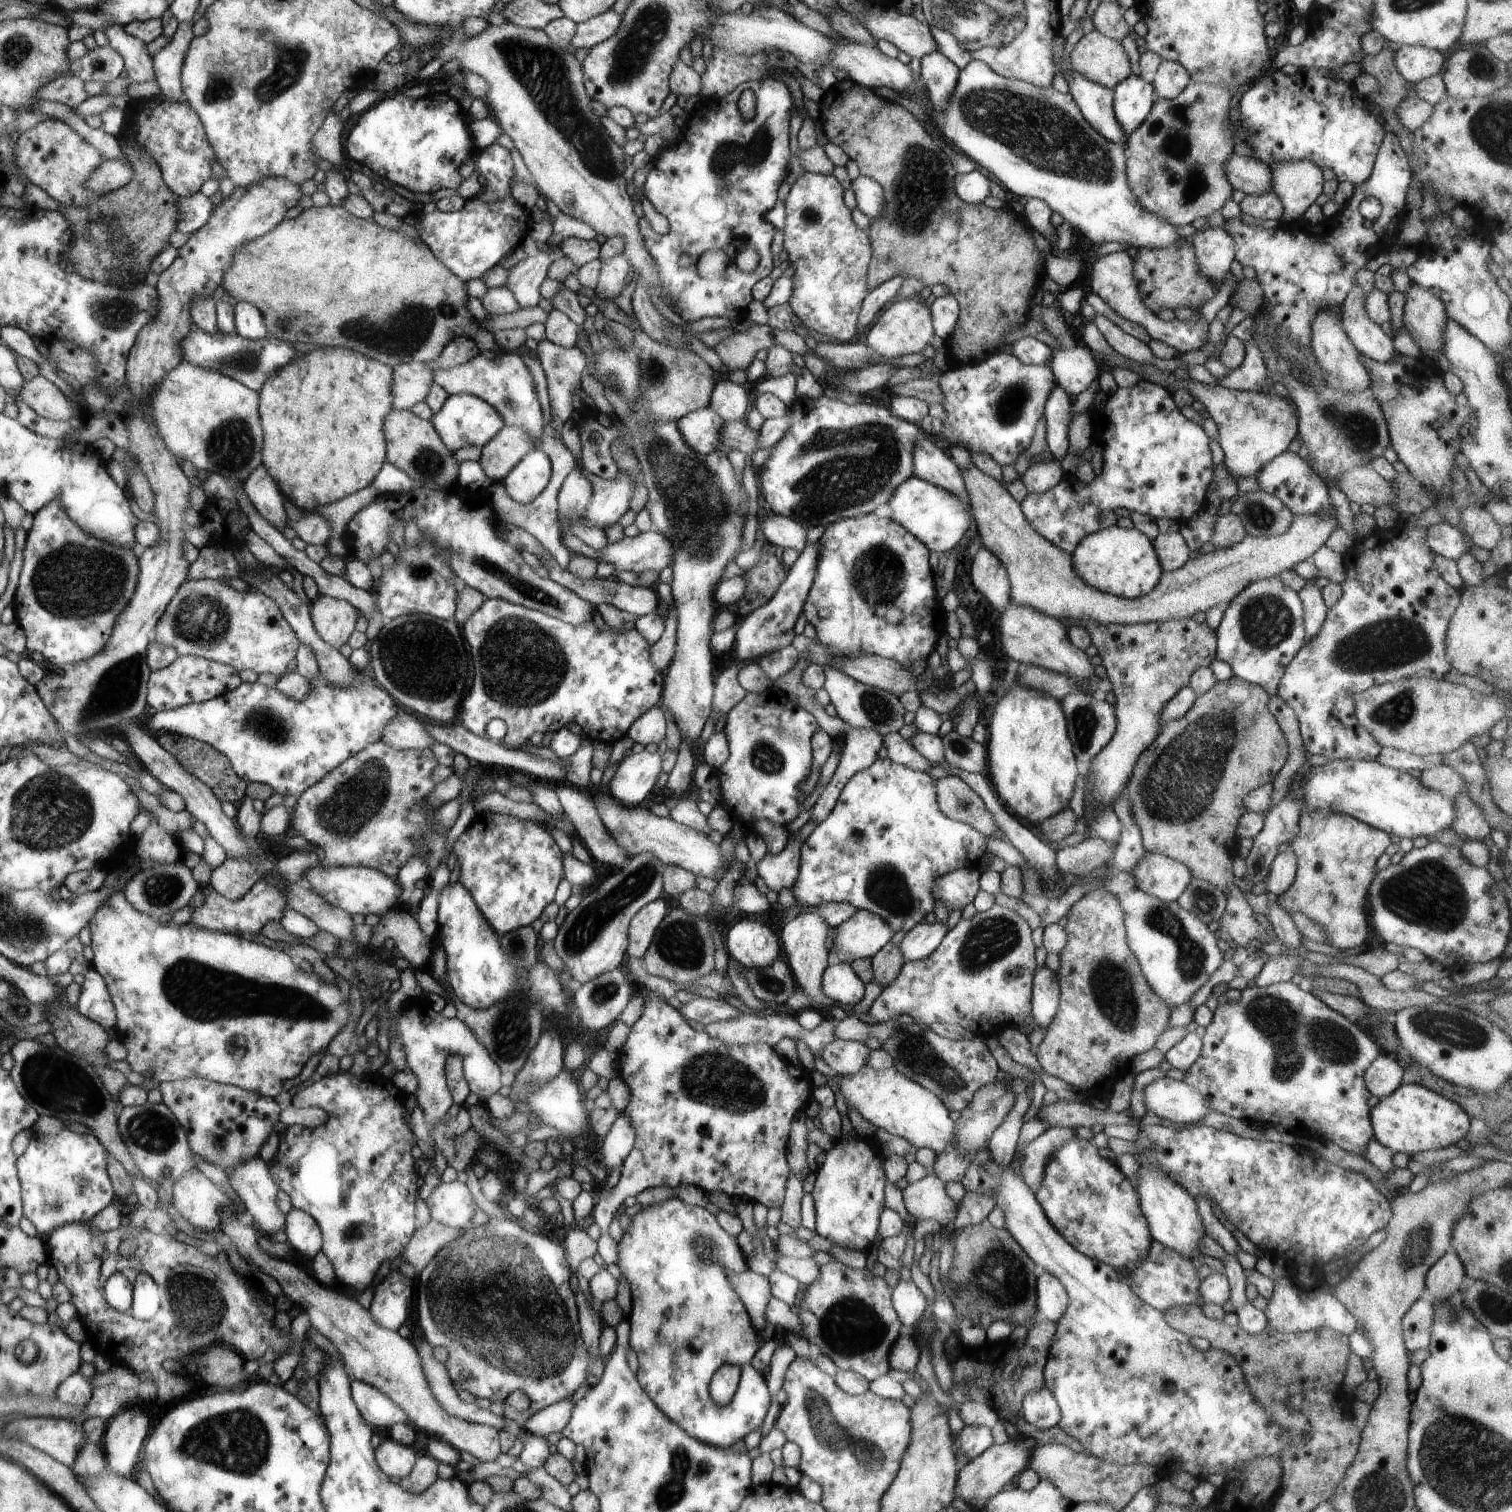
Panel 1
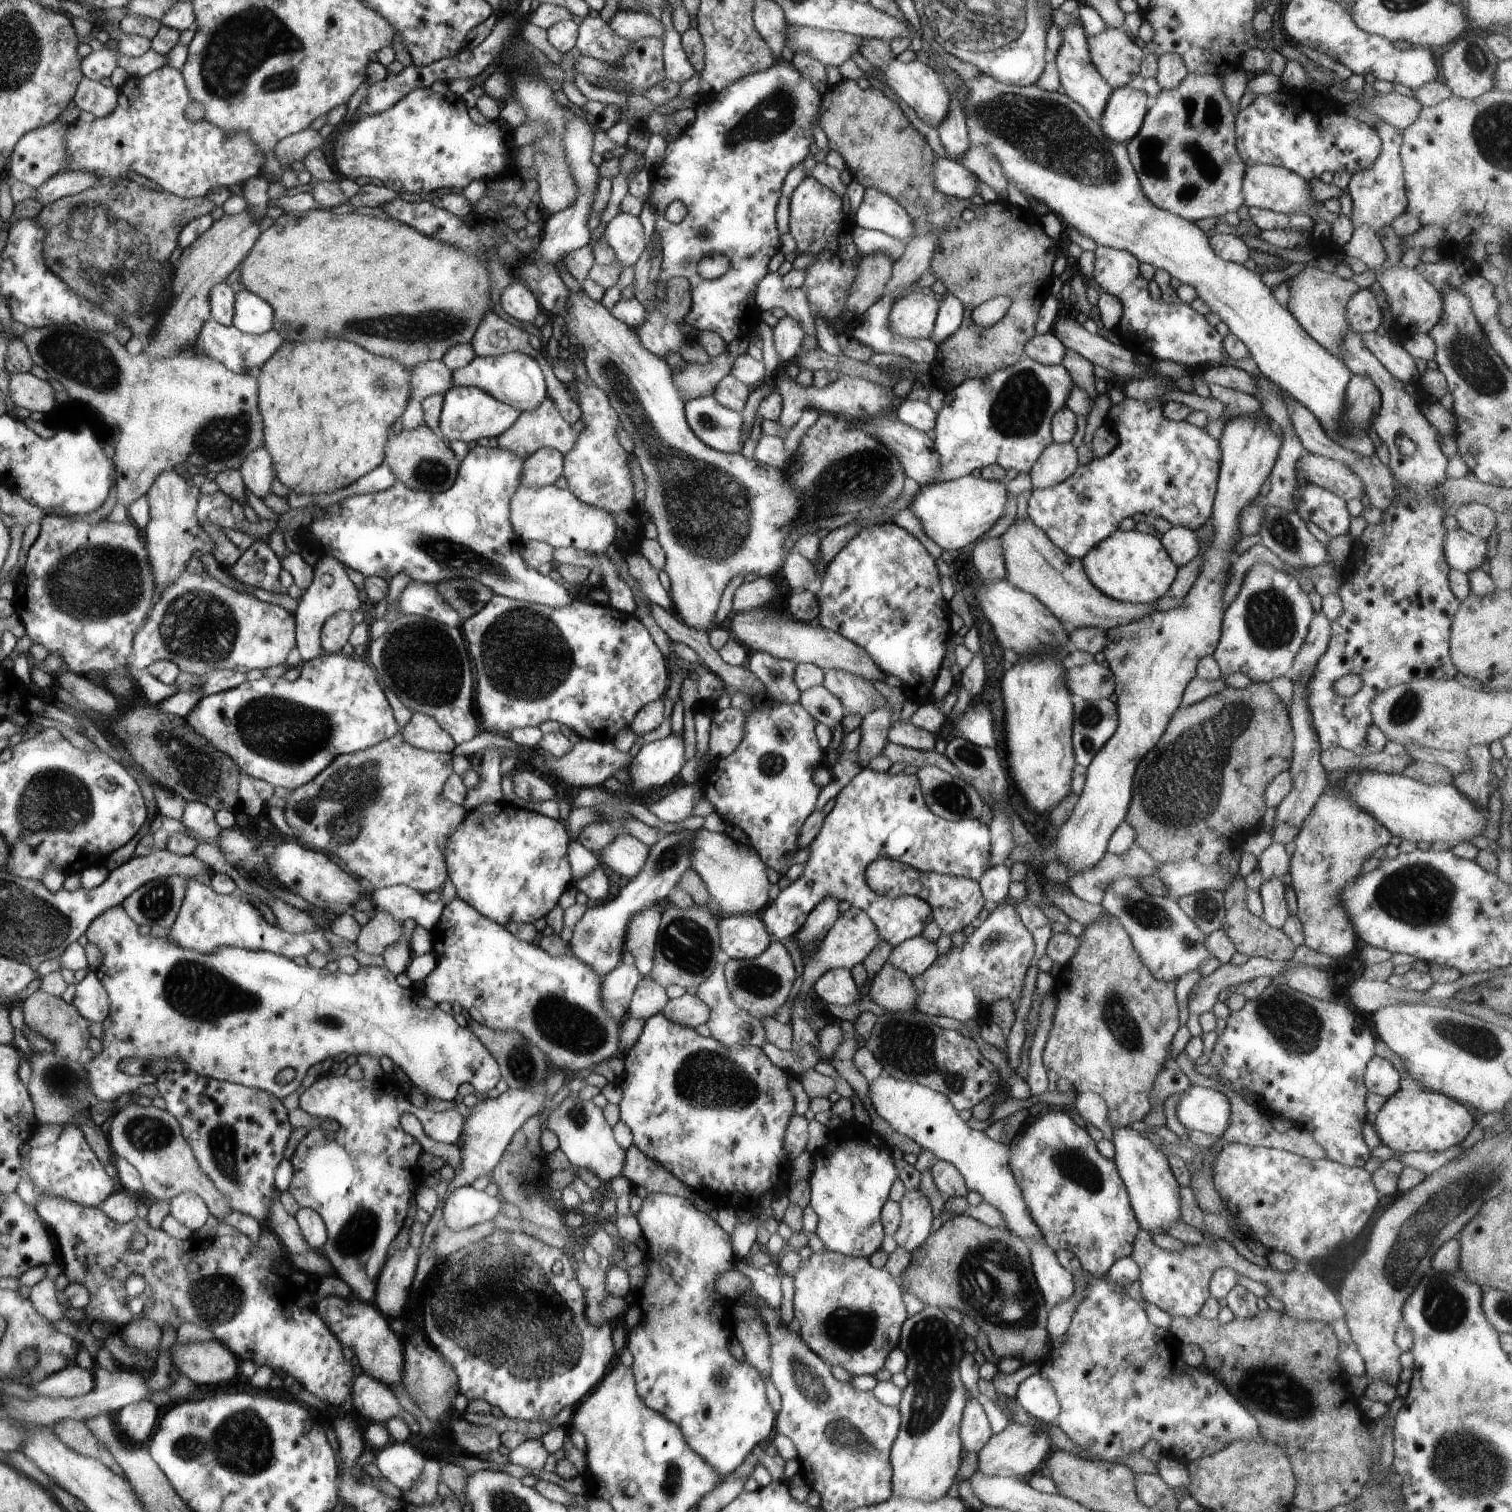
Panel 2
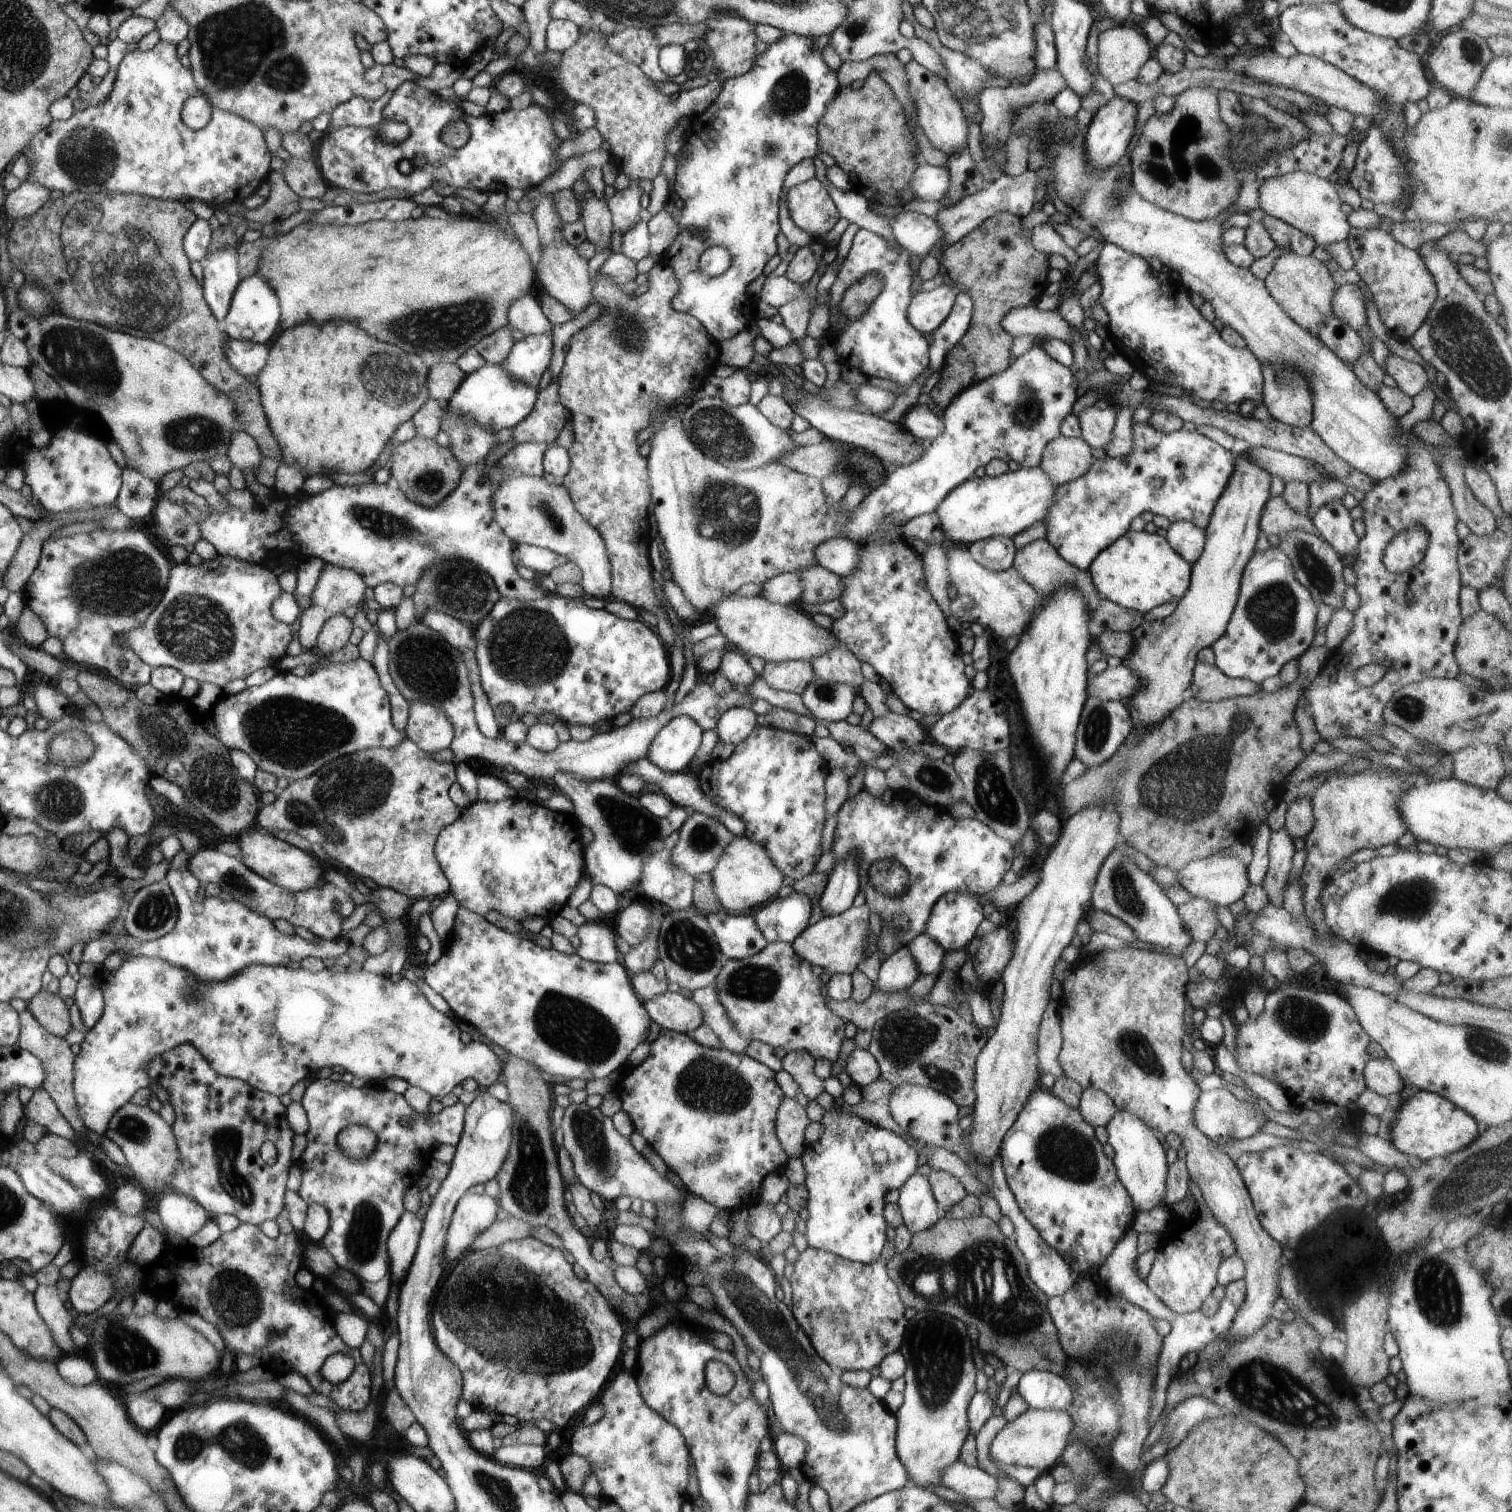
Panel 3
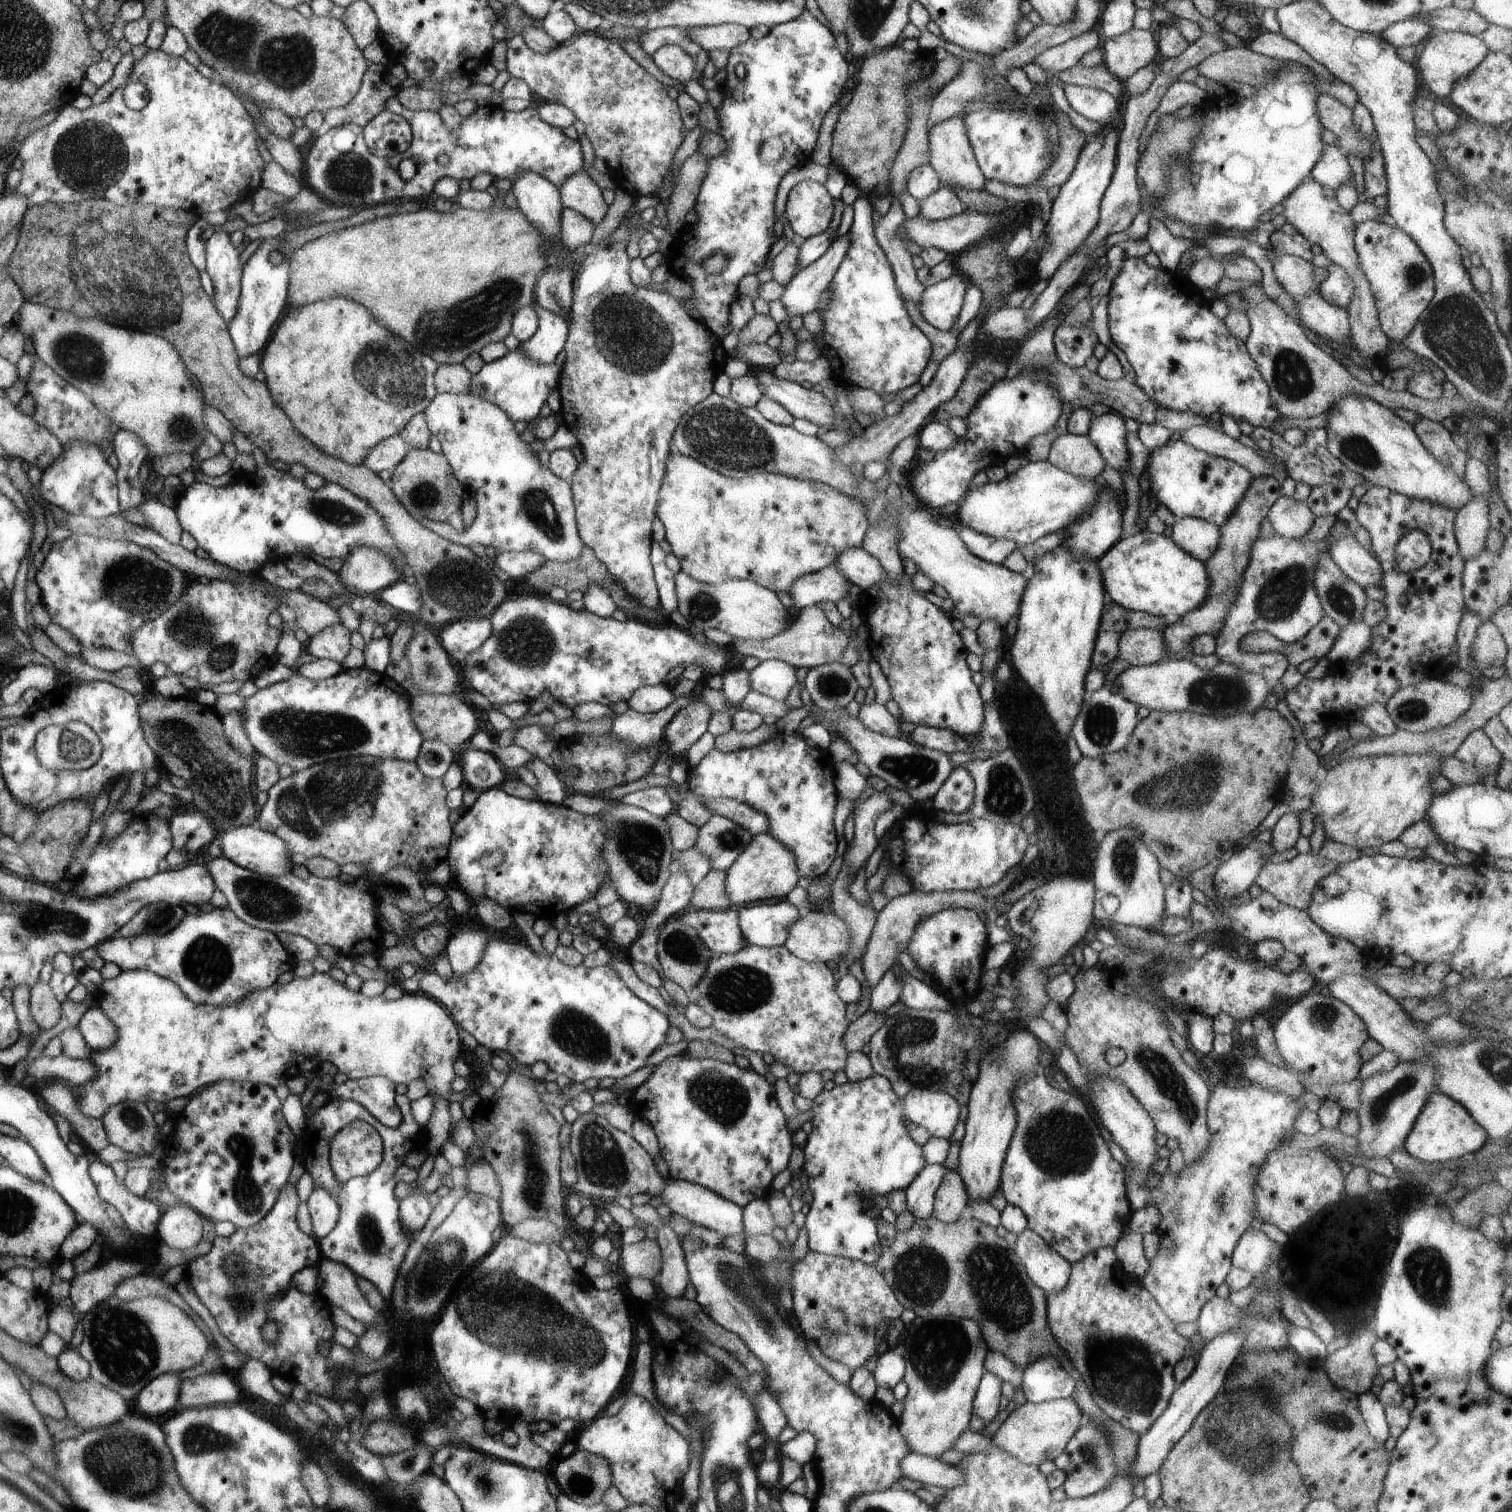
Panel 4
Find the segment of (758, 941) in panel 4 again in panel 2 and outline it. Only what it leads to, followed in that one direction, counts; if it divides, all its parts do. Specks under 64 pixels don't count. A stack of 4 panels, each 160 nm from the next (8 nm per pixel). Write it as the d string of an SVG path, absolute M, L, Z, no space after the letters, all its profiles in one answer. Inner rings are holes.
M866 767L854 776L846 787L836 796L836 804L826 814L824 826L816 839L810 844L810 857L804 865L804 874L787 885L782 885L780 895L774 902L770 902L760 913L759 917L766 931L772 939L780 941L789 936L794 936L806 922L806 918L819 906L824 898L838 898L840 901L850 902L852 907L858 908L868 914L874 922L880 938L890 943L892 947L902 944L914 936L923 934L926 924L933 921L932 912L928 902L917 896L898 896L888 898L882 894L876 894L868 888L864 878L866 866L875 862L878 858L896 858L911 868L922 872L936 872L936 874L957 876L980 882L982 874L992 868L990 864L991 833L986 824L981 824L979 819L959 819L951 822L936 816L928 808L924 800L920 784L915 775L888 774L876 772Z

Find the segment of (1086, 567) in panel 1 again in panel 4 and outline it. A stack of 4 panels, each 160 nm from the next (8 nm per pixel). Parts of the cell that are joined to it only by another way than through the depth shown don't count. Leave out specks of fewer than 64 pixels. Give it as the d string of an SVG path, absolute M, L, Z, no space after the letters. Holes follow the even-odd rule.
M1139 531L1121 538L1098 560L1106 594L1118 606L1128 611L1139 611L1162 616L1167 625L1184 618L1186 612L1198 610L1208 598L1212 580L1206 564L1179 548L1164 534Z

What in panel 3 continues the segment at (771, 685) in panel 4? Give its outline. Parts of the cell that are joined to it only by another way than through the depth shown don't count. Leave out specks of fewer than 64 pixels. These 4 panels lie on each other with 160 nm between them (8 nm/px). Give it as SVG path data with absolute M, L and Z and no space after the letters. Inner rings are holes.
M784 660L784 662L766 661L759 675L766 684L778 692L790 692L803 695L806 686L814 680L814 670L810 663L802 660Z

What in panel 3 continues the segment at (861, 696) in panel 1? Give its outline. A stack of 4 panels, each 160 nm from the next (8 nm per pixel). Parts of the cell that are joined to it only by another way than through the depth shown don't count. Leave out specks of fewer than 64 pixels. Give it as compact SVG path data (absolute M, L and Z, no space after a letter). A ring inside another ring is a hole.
M835 635L836 646L832 646L826 654L810 660L814 675L823 680L830 680L839 684L850 684L856 691L860 691L860 684L865 680L861 674L862 664Z

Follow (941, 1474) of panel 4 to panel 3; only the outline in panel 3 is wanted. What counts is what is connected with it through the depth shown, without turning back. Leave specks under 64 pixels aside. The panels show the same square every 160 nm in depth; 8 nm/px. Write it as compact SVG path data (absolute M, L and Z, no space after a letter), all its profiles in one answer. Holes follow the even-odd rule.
M959 1460L944 1469L942 1485L968 1499L994 1499L998 1490L998 1480L994 1475Z

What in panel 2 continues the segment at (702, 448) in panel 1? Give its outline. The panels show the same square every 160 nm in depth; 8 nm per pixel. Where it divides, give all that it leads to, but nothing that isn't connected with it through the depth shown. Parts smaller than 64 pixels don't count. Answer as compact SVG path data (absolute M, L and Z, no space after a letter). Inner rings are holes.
M711 394L686 403L685 416L694 435L706 446L726 454L740 454L746 430L740 411L721 406Z

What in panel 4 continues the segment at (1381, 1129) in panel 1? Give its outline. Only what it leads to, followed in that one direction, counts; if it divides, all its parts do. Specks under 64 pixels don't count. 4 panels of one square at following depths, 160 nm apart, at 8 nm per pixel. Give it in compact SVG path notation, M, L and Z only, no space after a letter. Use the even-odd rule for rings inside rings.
M1435 1090L1427 1099L1420 1116L1416 1118L1403 1149L1422 1162L1444 1163L1447 1160L1456 1160L1456 1158L1478 1152L1488 1140L1489 1137L1482 1126L1474 1121L1470 1112L1460 1102L1455 1102L1454 1098L1447 1098Z

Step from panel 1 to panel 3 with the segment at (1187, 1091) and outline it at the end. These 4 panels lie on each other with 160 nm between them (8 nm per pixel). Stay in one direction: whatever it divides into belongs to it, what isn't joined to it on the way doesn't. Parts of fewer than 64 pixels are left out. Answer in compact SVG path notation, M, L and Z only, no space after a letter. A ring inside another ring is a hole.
M1225 1088L1202 1091L1194 1107L1193 1117L1202 1134L1220 1144L1254 1136L1256 1132L1260 1131L1260 1127L1264 1122L1269 1120L1260 1109L1258 1103L1255 1106L1246 1104L1246 1102L1236 1099Z

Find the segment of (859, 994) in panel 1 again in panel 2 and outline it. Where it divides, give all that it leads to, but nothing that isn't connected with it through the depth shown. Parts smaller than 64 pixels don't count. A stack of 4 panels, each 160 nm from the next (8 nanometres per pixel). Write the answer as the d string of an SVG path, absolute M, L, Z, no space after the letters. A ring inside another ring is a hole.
M846 968L828 970L816 980L811 990L815 990L824 1002L835 1006L850 1006L863 996L852 978L851 970Z

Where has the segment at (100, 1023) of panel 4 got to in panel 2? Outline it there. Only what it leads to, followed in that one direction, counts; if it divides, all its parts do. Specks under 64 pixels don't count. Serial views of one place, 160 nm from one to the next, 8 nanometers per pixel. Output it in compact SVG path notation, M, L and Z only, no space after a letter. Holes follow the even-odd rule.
M88 970L84 980L76 985L76 996L72 1004L88 1022L104 1022L110 1013L108 994L96 972Z

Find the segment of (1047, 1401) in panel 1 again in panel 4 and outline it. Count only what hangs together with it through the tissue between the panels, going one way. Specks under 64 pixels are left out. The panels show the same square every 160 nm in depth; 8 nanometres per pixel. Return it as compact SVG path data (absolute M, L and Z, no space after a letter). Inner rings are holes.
M1044 1356L1024 1369L1022 1392L1030 1403L1071 1398L1081 1375L1068 1370L1052 1356Z

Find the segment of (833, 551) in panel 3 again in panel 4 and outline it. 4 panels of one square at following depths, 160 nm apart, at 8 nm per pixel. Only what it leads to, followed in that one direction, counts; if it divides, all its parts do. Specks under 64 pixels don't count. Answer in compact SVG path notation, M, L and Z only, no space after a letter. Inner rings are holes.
M862 548L844 550L842 554L838 554L833 566L836 566L844 576L848 576L848 580L860 587L862 592L868 592L870 586L876 586L887 577L880 560Z

